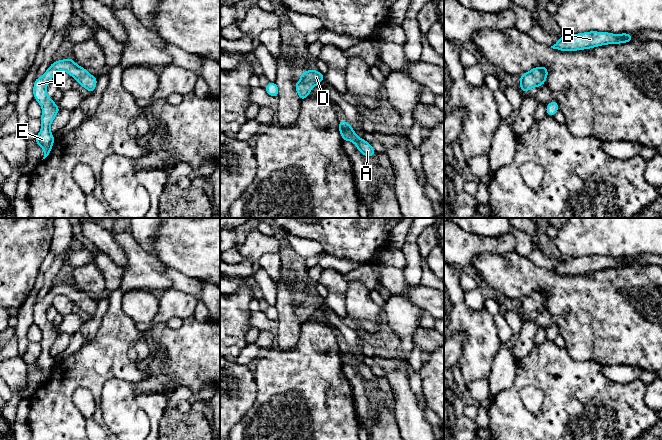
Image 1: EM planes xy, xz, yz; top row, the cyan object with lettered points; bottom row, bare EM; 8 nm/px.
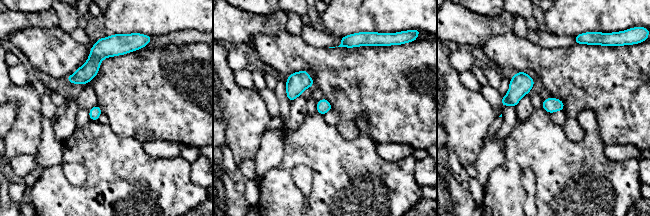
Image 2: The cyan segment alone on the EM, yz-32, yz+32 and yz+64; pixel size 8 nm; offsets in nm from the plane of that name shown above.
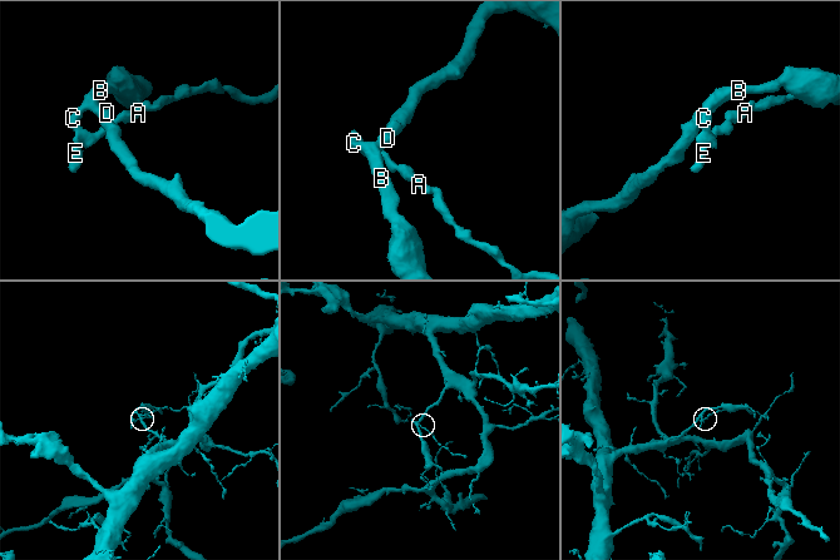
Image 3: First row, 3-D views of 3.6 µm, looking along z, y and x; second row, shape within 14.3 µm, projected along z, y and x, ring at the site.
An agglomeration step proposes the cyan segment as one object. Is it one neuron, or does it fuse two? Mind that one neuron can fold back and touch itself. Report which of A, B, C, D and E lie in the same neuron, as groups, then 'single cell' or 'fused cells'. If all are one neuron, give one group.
groups A B C D E; single cell

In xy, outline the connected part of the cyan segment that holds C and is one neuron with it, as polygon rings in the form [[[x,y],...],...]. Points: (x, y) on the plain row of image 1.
[[[72,282],[53,286],[41,301],[35,303],[33,319],[34,324],[42,332],[42,340],[40,342],[42,351],[34,365],[43,373],[43,383],[51,377],[55,362],[50,354],[50,349],[61,334],[53,323],[47,319],[46,311],[52,306],[53,299],[60,294],[70,298],[83,312],[91,317],[95,315],[97,309],[97,301],[88,297],[86,292],[77,289]]]

